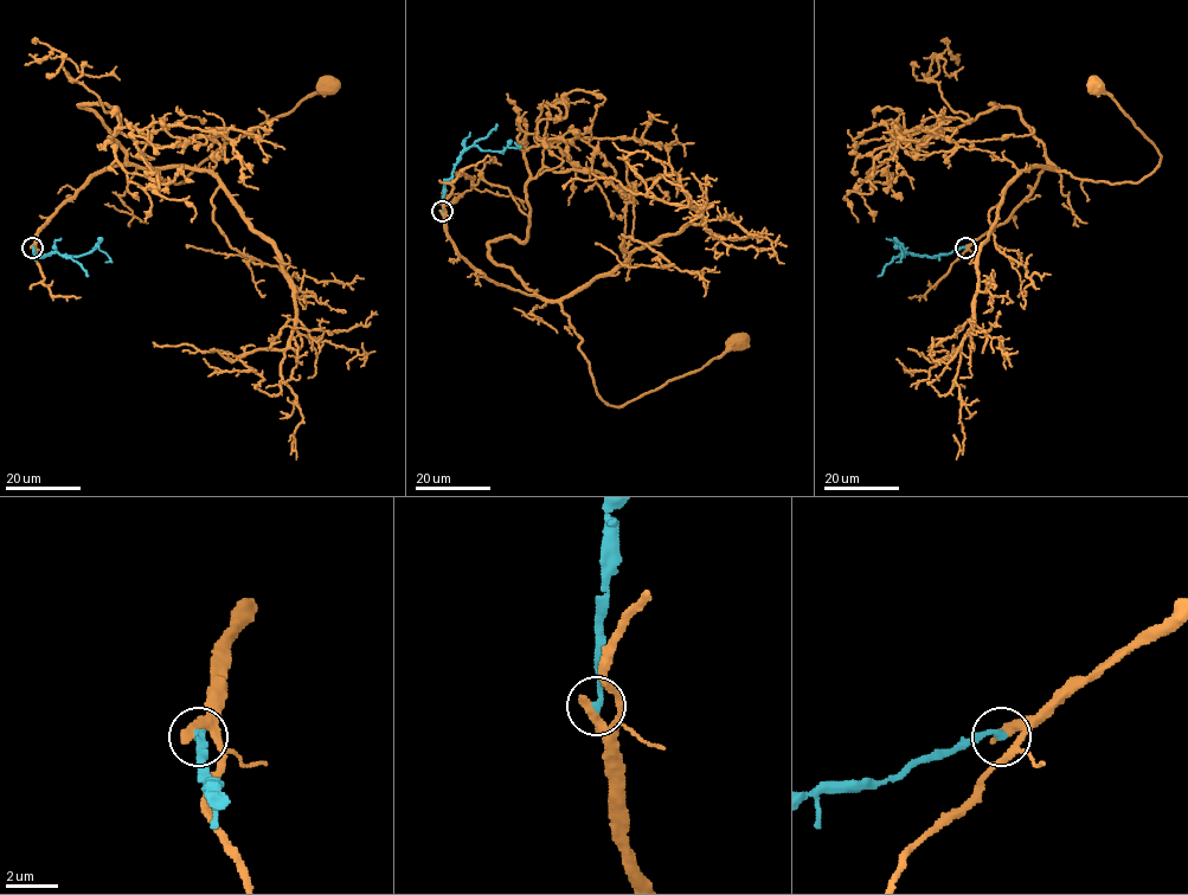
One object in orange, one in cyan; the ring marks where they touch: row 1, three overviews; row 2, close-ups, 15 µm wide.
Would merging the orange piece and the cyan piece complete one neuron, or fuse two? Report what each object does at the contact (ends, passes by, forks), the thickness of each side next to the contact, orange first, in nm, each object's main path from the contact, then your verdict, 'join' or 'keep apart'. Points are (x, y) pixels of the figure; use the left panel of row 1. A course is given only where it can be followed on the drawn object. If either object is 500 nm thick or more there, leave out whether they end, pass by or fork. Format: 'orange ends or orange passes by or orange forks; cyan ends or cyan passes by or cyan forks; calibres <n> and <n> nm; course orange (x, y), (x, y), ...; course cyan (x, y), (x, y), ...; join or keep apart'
orange ends; cyan ends; calibres 400 and 240 nm; course orange (32, 248), (44, 224), (94, 175), (132, 165), (154, 171), (161, 179), (184, 182), (232, 141), (328, 88); course cyan (33, 248), (33, 253), (42, 257), (55, 252), (81, 256), (97, 244), (109, 258), (106, 262); keep apart

